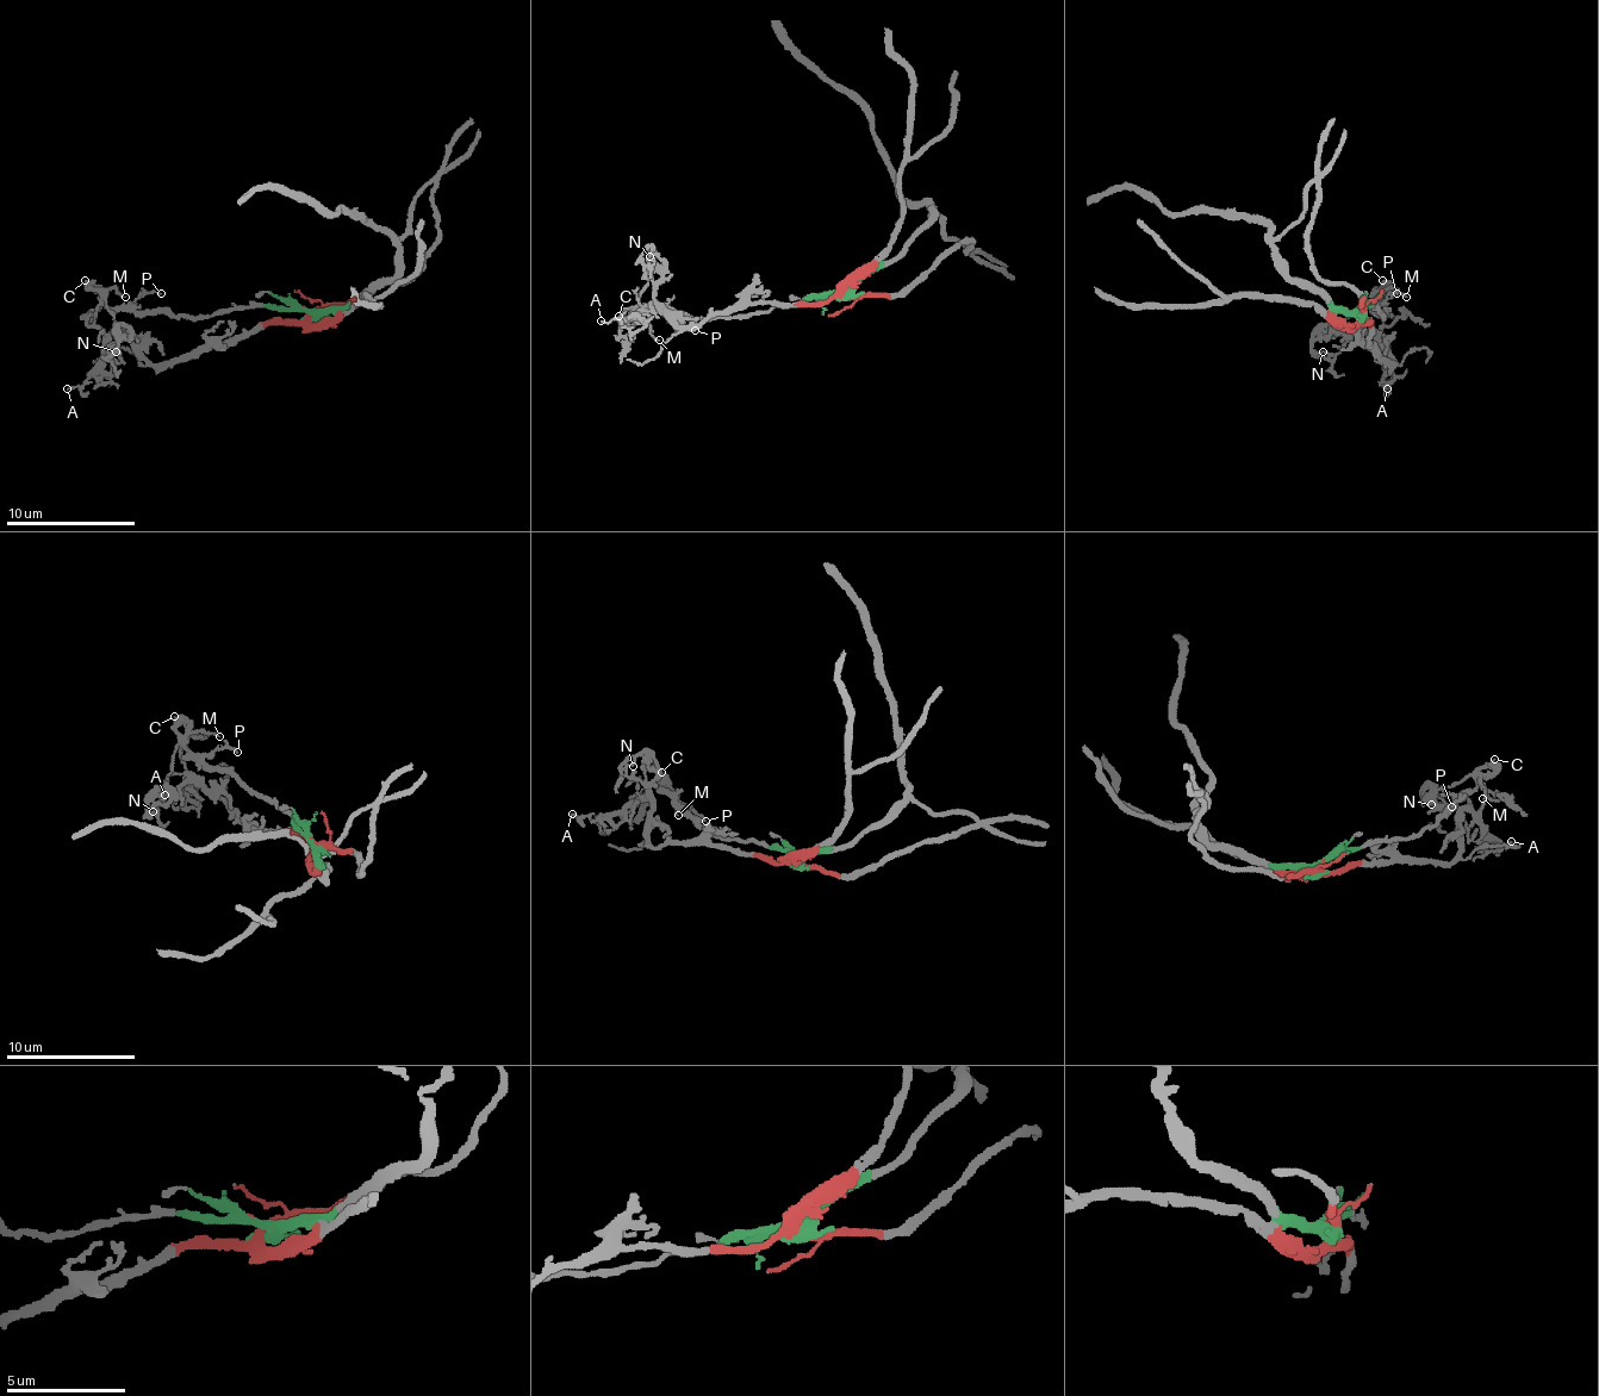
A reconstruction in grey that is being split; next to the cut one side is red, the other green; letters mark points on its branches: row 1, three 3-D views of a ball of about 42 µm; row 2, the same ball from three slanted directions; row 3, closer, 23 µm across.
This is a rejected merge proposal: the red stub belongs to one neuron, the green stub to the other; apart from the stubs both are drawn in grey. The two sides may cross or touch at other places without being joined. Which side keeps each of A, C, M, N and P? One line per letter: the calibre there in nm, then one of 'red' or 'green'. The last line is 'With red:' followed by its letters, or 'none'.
A: calibre 130 nm; red
C: calibre 360 nm; green
M: calibre 120 nm; green
N: calibre 120 nm; red
P: calibre 140 nm; green
With red: A, N

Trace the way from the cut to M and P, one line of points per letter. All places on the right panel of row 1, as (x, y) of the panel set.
M: (1361, 315), (1361, 309), (1370, 305), (1380, 315), (1386, 312), (1380, 312), (1376, 301), (1389, 290), (1406, 295)
P: (1361, 315), (1357, 312), (1370, 305), (1380, 315), (1386, 312), (1376, 309), (1397, 292)

